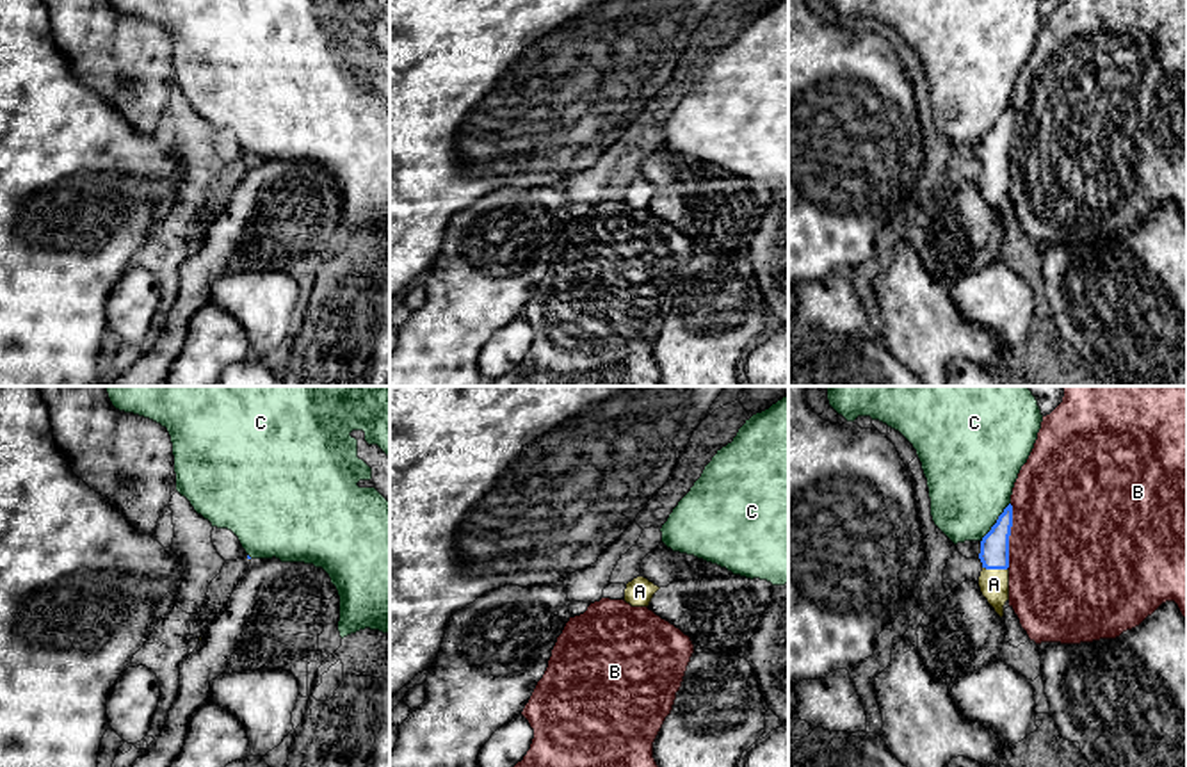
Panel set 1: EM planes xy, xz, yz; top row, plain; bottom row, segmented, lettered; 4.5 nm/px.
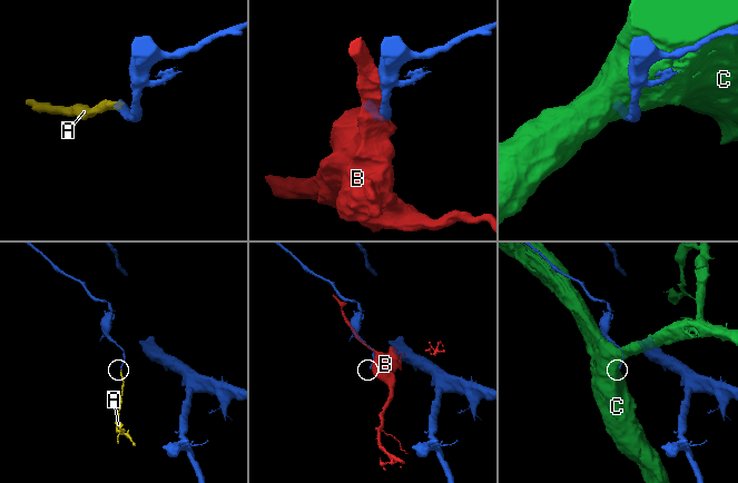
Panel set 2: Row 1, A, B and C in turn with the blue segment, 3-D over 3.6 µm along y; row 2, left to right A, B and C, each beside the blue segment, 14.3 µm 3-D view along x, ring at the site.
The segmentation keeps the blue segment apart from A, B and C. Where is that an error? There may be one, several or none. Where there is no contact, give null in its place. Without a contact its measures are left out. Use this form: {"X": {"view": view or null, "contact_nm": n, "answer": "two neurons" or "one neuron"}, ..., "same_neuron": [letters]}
{"A": {"view": "yz", "contact_nm": 110, "answer": "one neuron"}, "B": {"view": "yz", "contact_nm": 300, "answer": "two neurons"}, "C": {"view": "yz", "contact_nm": 220, "answer": "two neurons"}, "same_neuron": ["A"]}

